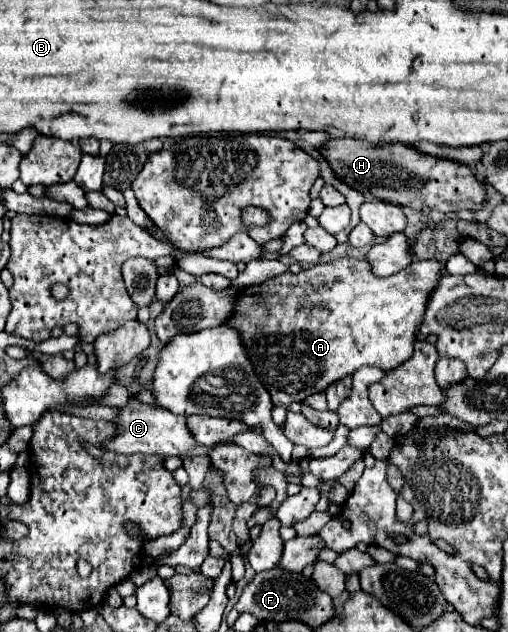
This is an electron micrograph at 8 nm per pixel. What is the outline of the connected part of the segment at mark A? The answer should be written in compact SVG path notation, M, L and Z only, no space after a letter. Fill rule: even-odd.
M343 257L343 259L337 259L333 263L319 263L319 265L313 265L309 269L303 269L299 275L293 275L291 271L285 271L283 275L271 277L261 285L249 287L249 291L245 291L245 295L237 299L237 303L233 307L233 315L229 317L227 325L233 327L241 335L243 347L247 349L247 355L249 355L251 365L255 369L255 375L259 377L259 381L269 391L269 395L273 399L273 405L275 407L279 407L279 405L289 407L293 401L303 403L309 395L325 391L331 383L335 383L335 381L339 381L339 379L343 379L347 375L353 375L353 371L363 367L363 365L375 365L375 367L379 367L383 371L391 371L391 369L399 367L403 361L407 361L411 357L411 353L413 353L413 341L417 337L417 329L419 329L419 323L423 319L423 313L425 313L427 297L429 297L429 293L435 289L437 281L439 281L439 269L441 269L439 261L413 261L407 269L403 269L403 271L391 275L391 277L375 277L371 273L371 267L369 267L367 261Z

